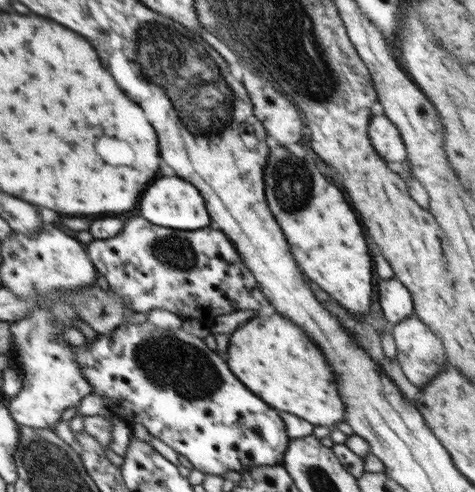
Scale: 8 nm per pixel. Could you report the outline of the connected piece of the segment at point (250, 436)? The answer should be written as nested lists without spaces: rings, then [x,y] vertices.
[[[148,321],[136,325],[124,322],[110,334],[98,333],[95,341],[87,340],[86,345],[73,347],[80,372],[93,387],[94,394],[120,404],[121,413],[142,412],[132,414],[132,422],[143,424],[151,436],[159,438],[178,454],[188,458],[196,470],[222,476],[224,472],[283,464],[290,438],[278,412],[268,408],[268,404],[244,388],[224,358],[212,350],[205,339],[182,328],[164,330]]]

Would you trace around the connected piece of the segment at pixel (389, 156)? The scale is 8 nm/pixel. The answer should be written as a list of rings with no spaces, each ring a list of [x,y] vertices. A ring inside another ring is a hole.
[[[384,114],[373,115],[369,122],[368,136],[375,151],[388,163],[407,162],[407,150],[396,125]]]

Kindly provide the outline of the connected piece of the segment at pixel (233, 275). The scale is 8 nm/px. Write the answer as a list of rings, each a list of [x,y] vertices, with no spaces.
[[[136,216],[124,223],[122,232],[118,236],[108,237],[104,240],[95,239],[88,243],[87,256],[96,270],[104,275],[109,288],[136,313],[148,313],[152,309],[164,309],[175,313],[182,320],[199,320],[212,322],[222,314],[233,314],[236,310],[260,310],[268,301],[258,286],[258,282],[232,242],[220,230],[200,228],[194,231],[172,230],[160,228]]]

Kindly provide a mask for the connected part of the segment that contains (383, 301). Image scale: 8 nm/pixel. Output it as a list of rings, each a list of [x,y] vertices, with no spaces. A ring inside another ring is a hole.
[[[396,278],[380,279],[378,296],[380,297],[378,302],[389,326],[398,324],[401,320],[412,316],[413,299],[410,291]]]

